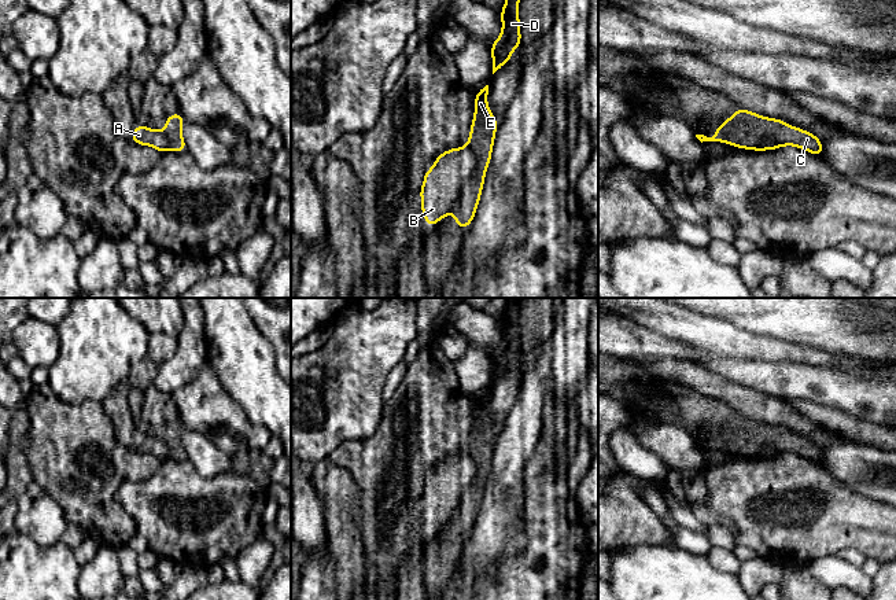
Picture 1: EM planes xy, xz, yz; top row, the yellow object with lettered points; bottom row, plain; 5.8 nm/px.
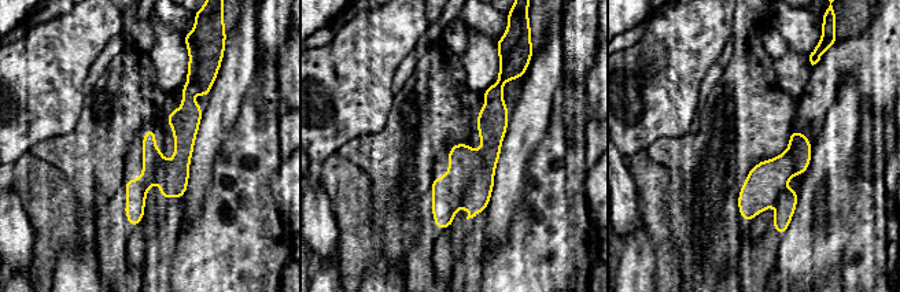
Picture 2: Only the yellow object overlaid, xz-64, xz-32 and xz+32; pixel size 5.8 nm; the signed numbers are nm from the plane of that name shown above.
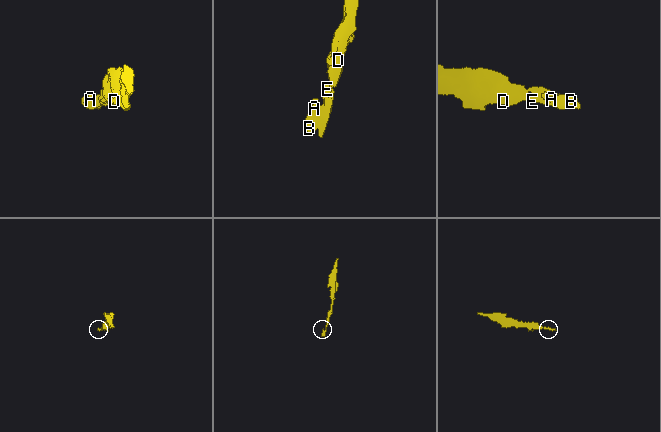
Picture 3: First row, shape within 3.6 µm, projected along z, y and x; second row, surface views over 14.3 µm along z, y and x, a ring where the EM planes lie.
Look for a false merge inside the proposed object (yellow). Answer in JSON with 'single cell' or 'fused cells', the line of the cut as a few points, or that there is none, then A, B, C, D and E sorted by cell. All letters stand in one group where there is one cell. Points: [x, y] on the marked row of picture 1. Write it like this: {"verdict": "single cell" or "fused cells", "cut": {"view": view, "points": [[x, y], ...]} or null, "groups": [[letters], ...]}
{"verdict": "fused cells", "cut": {"view": "xz", "points": [[468, 147], [475, 157], [475, 169], [461, 187], [456, 206]]}, "groups": [["A", "B"], ["C", "D", "E"]]}

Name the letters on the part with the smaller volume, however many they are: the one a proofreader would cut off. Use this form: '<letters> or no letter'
A, B

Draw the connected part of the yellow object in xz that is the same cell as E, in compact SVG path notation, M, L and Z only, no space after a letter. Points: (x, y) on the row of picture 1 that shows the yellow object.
M488 85L475 92L475 114L468 137L468 148L476 157L476 169L464 183L457 202L454 224L465 231L472 224L484 185L484 176L490 165L498 122L488 108Z

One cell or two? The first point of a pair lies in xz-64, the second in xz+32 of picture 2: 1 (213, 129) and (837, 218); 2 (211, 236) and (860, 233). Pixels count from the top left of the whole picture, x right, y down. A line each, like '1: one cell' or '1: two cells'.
1: one cell
2: one cell

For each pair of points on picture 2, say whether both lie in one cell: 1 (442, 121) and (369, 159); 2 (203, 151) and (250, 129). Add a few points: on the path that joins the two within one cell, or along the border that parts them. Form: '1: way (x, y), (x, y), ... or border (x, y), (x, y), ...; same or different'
1: way (421, 141), (415, 161), (390, 159); same
2: border (239, 110), (233, 129), (221, 147), (211, 169); different

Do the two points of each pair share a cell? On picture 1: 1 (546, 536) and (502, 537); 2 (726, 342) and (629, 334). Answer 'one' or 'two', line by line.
1: two
2: one

